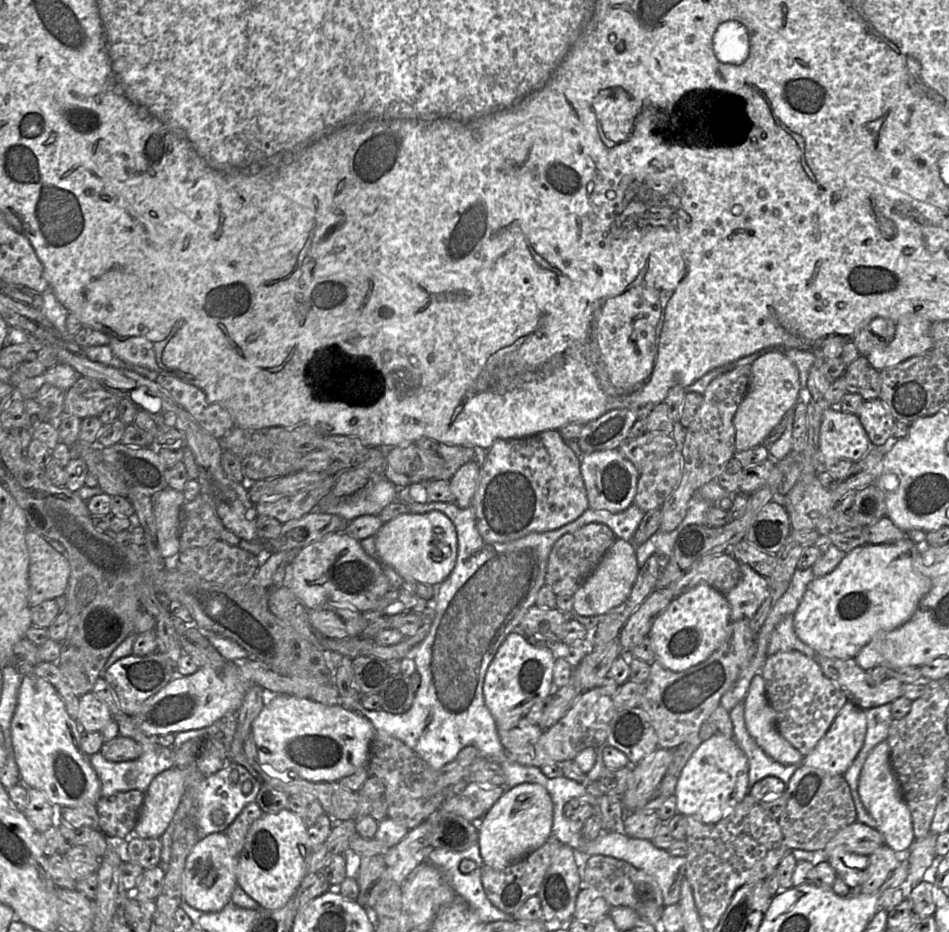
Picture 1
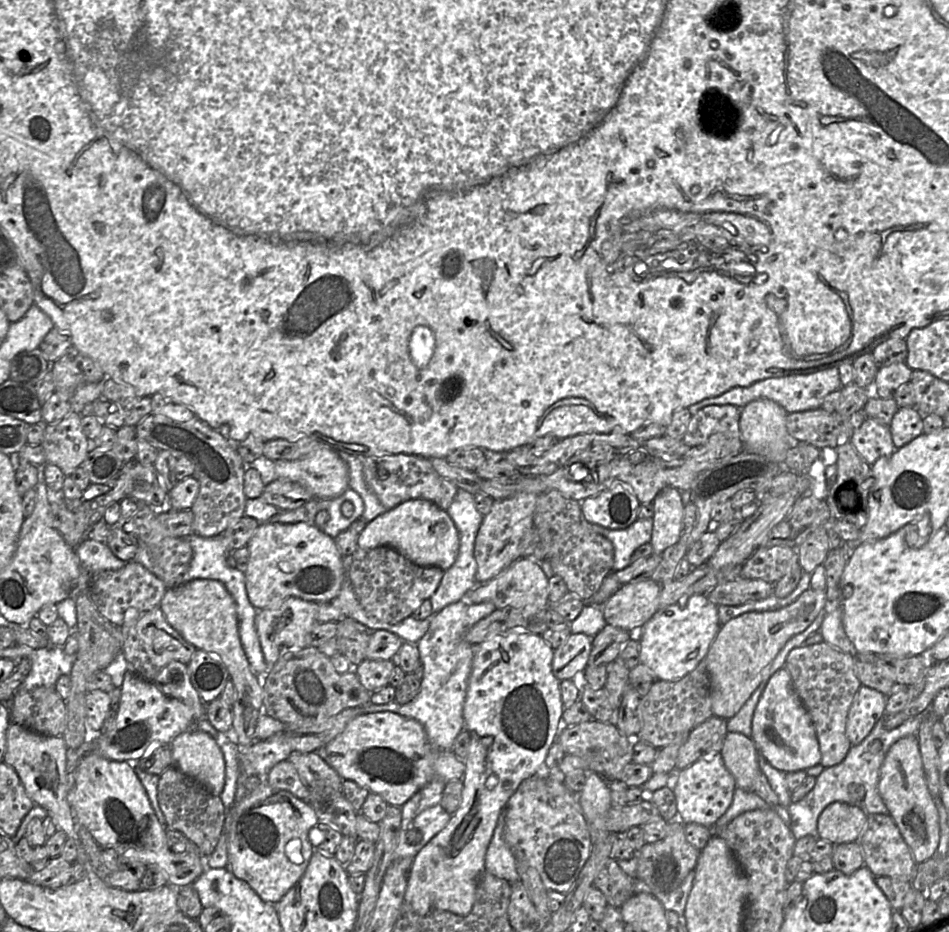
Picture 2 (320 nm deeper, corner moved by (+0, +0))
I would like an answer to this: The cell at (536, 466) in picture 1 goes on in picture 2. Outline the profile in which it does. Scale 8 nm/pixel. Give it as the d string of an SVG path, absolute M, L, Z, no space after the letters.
M517 493L509 498L494 501L490 512L483 517L474 544L477 563L476 581L484 584L496 577L518 559L529 556L534 547L534 510L538 494Z

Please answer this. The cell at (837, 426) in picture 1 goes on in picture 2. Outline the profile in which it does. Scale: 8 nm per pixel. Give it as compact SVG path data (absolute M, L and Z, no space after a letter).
M867 418L854 430L851 443L862 458L872 465L878 458L891 454L895 449L889 426Z

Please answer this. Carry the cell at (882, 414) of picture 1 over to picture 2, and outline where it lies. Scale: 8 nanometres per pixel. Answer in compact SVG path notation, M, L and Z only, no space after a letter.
M900 407L893 416L889 429L893 444L901 448L923 433L923 418L915 408Z

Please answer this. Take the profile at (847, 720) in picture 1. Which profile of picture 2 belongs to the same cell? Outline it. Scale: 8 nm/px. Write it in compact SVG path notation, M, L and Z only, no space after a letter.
M861 686L850 706L846 722L846 735L852 746L860 744L885 714L887 696Z

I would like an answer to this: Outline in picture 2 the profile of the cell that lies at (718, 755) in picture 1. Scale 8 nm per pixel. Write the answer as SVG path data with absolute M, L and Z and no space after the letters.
M721 752L709 757L701 757L679 772L674 787L678 819L683 824L697 823L713 827L730 807L736 787L735 779L725 766Z

